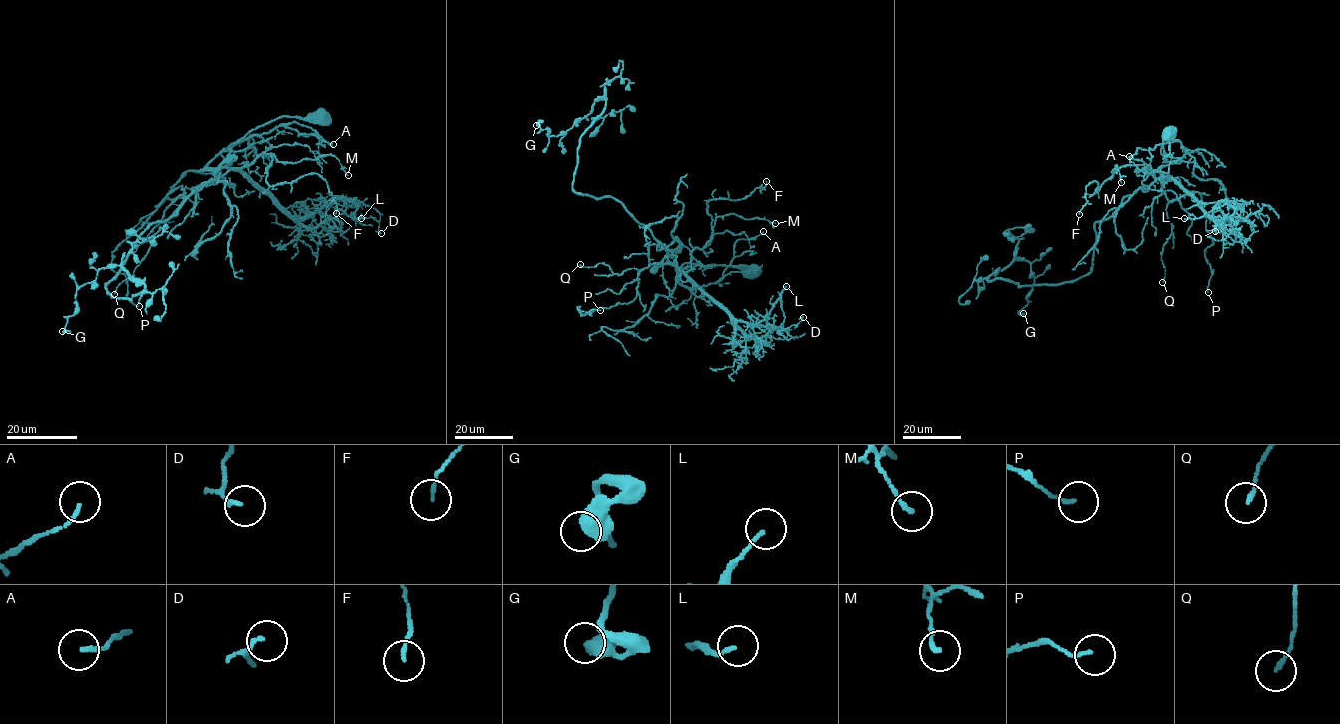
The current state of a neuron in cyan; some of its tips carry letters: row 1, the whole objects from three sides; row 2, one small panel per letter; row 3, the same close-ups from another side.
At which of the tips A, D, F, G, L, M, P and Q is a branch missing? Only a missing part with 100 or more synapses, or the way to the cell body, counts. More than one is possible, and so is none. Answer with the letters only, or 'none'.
none

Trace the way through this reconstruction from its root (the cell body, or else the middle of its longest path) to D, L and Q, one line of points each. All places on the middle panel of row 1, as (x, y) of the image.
D: (754, 271), (685, 263), (676, 280), (675, 260), (679, 269), (741, 321), (785, 330), (797, 325), (803, 317)
L: (754, 271), (685, 263), (676, 280), (675, 260), (753, 337), (763, 337), (783, 322), (781, 291), (786, 286)
Q: (754, 271), (685, 263), (676, 280), (675, 260), (675, 266), (651, 264), (620, 274), (602, 263), (580, 264)

